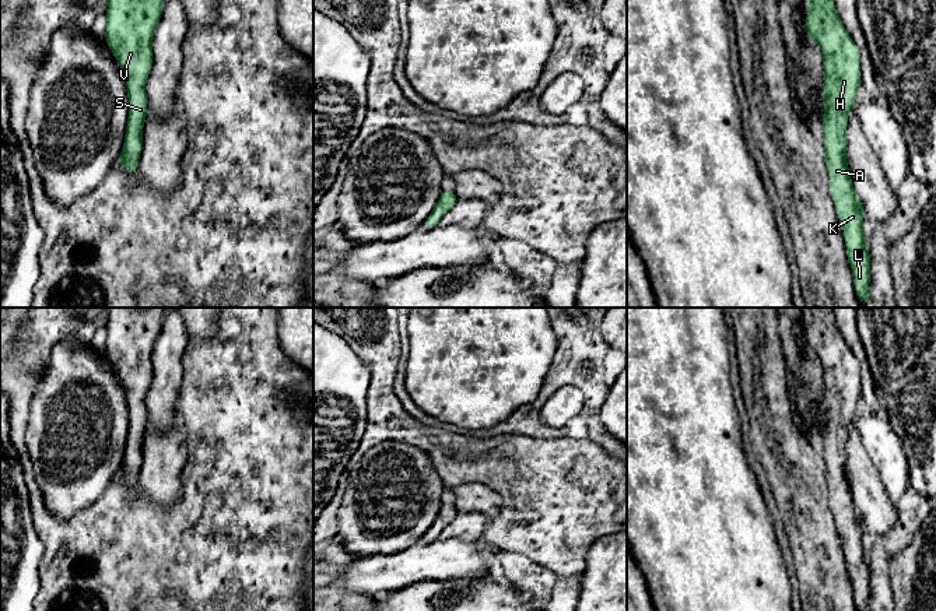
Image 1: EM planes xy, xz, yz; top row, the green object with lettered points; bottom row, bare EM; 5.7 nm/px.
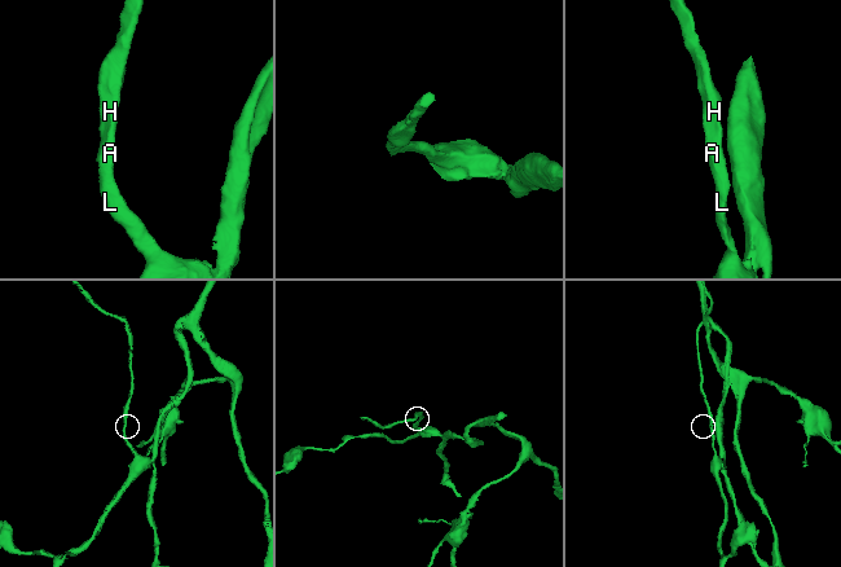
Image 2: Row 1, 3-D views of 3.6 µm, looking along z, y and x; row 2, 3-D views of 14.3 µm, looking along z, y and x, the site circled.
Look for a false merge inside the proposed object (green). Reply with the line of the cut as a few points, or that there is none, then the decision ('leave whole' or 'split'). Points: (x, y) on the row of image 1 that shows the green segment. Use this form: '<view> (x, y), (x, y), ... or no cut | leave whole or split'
no cut | leave whole

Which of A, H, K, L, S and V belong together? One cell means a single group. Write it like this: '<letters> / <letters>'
A H K L S V

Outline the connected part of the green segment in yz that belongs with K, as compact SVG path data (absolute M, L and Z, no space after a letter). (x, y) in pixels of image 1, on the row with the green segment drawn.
M809 0L807 35L818 43L824 67L824 157L831 180L831 196L841 221L846 257L852 267L856 296L867 303L872 296L870 253L865 245L865 210L856 196L846 164L846 120L855 109L860 85L859 49L834 7L834 0Z

